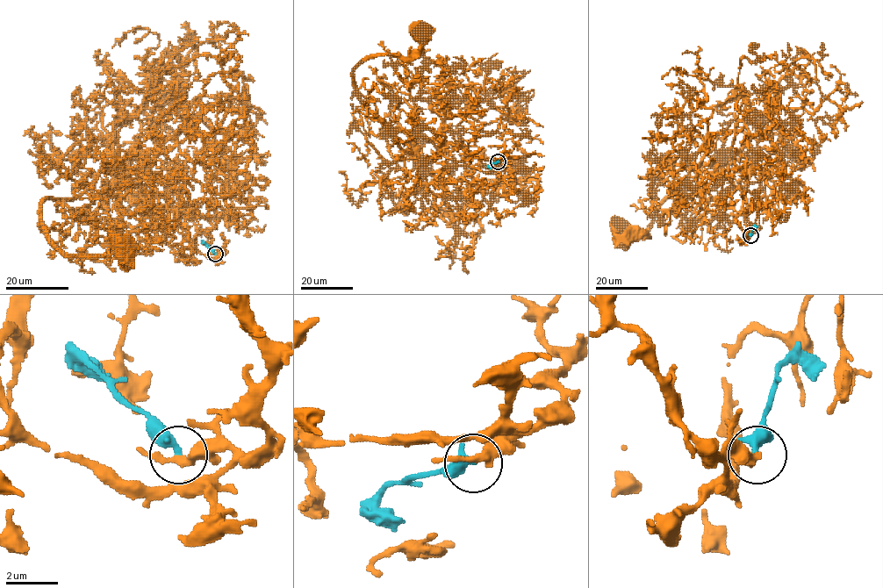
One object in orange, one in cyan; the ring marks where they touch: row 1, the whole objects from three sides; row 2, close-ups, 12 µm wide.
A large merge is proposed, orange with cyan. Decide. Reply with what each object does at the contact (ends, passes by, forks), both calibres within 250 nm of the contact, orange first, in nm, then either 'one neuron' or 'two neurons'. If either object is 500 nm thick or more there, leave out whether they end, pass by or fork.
orange passes by; cyan ends; calibres 320 and 380 nm; two neurons

